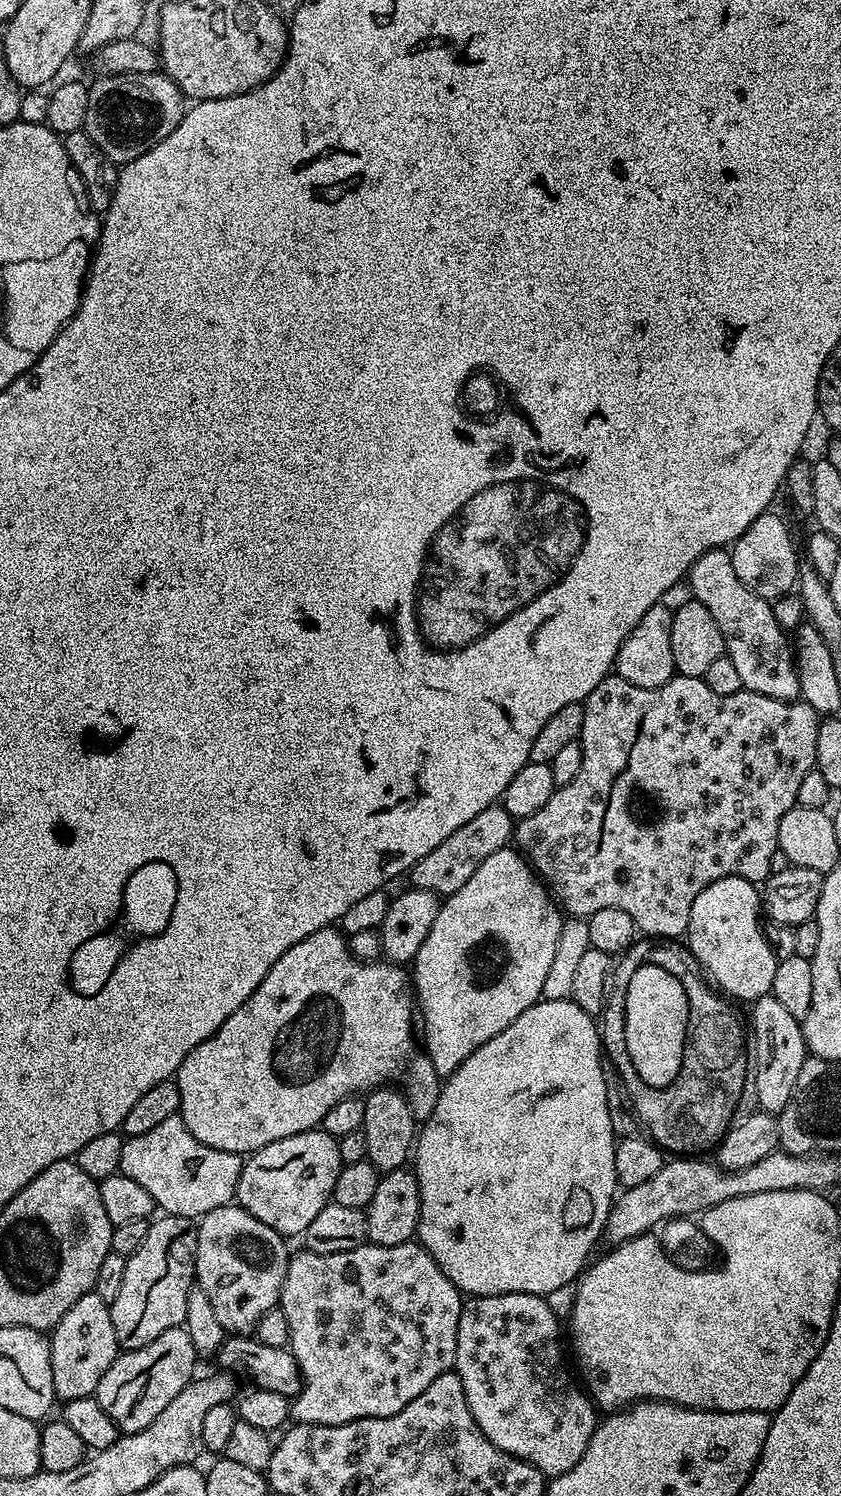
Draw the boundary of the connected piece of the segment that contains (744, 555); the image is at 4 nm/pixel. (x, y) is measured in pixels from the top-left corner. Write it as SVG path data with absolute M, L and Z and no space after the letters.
M776 510L763 512L731 545L732 561L738 578L754 594L758 594L763 600L769 602L780 596L787 596L797 587L798 577L802 567L801 561L796 561L798 548L792 545L792 532L788 524L776 513Z

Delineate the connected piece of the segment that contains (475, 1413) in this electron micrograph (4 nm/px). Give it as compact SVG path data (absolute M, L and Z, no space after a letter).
M534 1294L465 1299L458 1318L454 1371L462 1378L470 1414L486 1438L498 1450L530 1462L544 1477L551 1478L578 1466L578 1458L586 1454L596 1429L598 1409L564 1369L560 1324L548 1302Z

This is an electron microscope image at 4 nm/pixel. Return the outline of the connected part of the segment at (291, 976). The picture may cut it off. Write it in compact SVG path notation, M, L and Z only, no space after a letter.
M329 926L318 930L314 934L310 934L306 938L302 938L302 942L298 942L294 946L290 946L290 950L286 950L286 954L282 954L278 958L278 962L274 962L274 966L270 966L270 970L266 974L266 978L262 978L262 982L254 990L254 994L250 994L250 998L246 998L246 1002L242 1006L238 1006L238 1010L234 1010L234 1014L230 1014L230 1018L226 1018L226 1022L222 1022L222 1026L218 1026L218 1030L210 1038L206 1038L206 1042L202 1042L195 1050L188 1055L182 1062L182 1066L174 1077L178 1090L180 1091L180 1111L179 1116L184 1119L184 1124L190 1130L190 1134L194 1134L194 1138L198 1138L198 1142L202 1142L206 1146L210 1146L214 1150L226 1150L227 1152L239 1152L241 1154L251 1154L257 1152L262 1146L270 1146L270 1142L278 1142L282 1138L290 1138L294 1134L302 1134L303 1132L313 1131L317 1126L323 1125L326 1110L330 1110L330 1106L338 1106L338 1102L343 1100L351 1100L359 1097L361 1094L367 1094L373 1088L387 1085L389 1082L396 1082L399 1076L404 1076L404 1084L402 1083L402 1091L405 1098L408 1099L408 1105L412 1107L412 1112L416 1116L417 1121L423 1122L427 1120L428 1115L434 1110L434 1106L438 1102L438 1094L440 1093L441 1077L437 1076L434 1066L430 1062L430 1058L423 1051L418 1050L418 1040L412 1037L412 1016L414 1020L414 988L410 983L410 976L401 965L391 962L381 962L380 960L359 960L350 954L348 949L348 941L343 931L337 930L335 927Z

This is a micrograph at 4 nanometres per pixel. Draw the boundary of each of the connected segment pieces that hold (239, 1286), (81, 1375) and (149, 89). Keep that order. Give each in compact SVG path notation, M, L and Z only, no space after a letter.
M235 1203L199 1217L194 1280L206 1290L206 1298L210 1298L210 1306L214 1306L214 1315L222 1322L225 1333L251 1333L258 1318L279 1305L290 1255L290 1248L284 1244L285 1237Z
M95 1290L88 1292L62 1318L50 1332L52 1345L52 1369L54 1370L54 1390L60 1402L92 1396L102 1374L110 1370L118 1355L118 1345L114 1334L114 1322L110 1305L98 1298Z
M157 70L150 74L118 74L117 76L99 77L89 87L88 97L90 106L86 106L86 122L83 131L88 133L104 153L114 161L117 166L129 164L134 158L146 154L146 150L153 148L162 138L166 138L182 122L186 111L186 97L178 85L163 71Z

